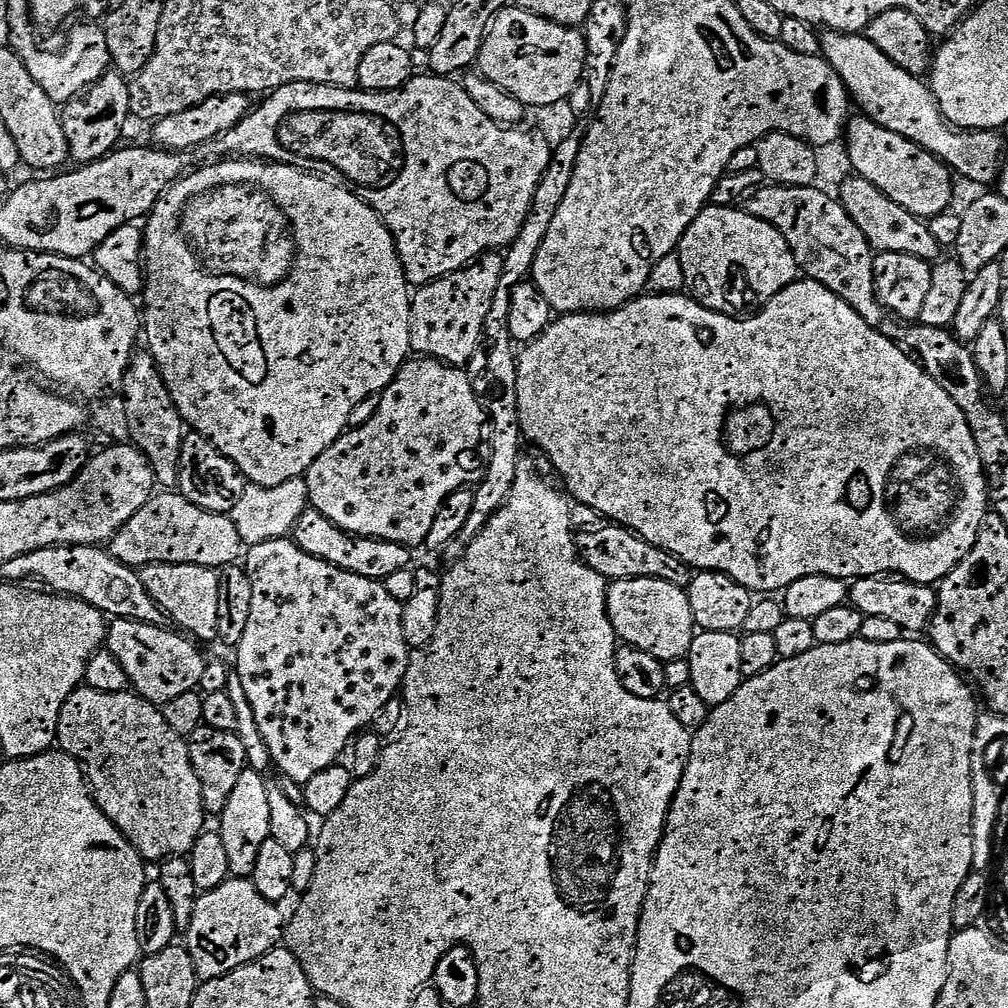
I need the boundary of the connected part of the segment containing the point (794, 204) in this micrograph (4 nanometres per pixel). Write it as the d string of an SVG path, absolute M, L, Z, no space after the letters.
M761 186L747 197L746 211L749 216L780 231L797 269L807 279L826 286L826 290L842 298L842 302L850 305L868 324L875 325L878 301L872 269L874 249L840 205L839 199L835 195L827 196L816 187Z

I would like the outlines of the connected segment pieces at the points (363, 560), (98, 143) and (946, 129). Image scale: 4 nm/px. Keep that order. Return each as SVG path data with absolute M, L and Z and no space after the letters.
M307 510L298 518L294 539L297 546L306 554L367 580L383 582L386 578L390 578L390 574L408 568L410 564L409 549L405 545L385 540L372 540L368 536L354 536L351 532L336 528L321 512L315 510Z
M115 70L104 73L104 77L96 84L91 84L88 91L77 96L62 108L62 123L65 142L68 144L69 157L80 166L95 163L107 156L121 143L120 127L130 120L129 83L125 77Z
M823 31L818 40L819 53L827 61L833 72L837 73L844 83L844 88L849 94L849 99L863 111L861 112L867 119L873 121L878 126L890 130L894 134L902 134L910 142L922 146L926 151L937 156L946 167L952 169L957 177L969 180L972 184L991 185L997 179L1002 157L1004 144L1000 141L1001 133L996 130L957 130L948 123L945 116L941 116L940 109L936 106L936 101L932 98L932 89L919 76L911 76L902 66L890 62L878 46L874 46L866 36L859 33L830 32Z

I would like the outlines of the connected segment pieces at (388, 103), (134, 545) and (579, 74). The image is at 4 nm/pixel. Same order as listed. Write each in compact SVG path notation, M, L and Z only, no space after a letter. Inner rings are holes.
M435 74L427 75L417 75L396 92L368 93L363 90L329 88L327 85L287 84L277 88L275 92L265 95L261 99L264 101L257 108L255 105L249 111L248 116L242 118L242 122L238 122L230 131L224 133L222 143L224 143L225 150L228 151L225 153L239 154L244 158L263 158L265 161L277 164L289 164L292 168L311 170L316 174L337 172L345 180L341 181L367 204L370 202L378 202L378 204L382 202L384 204L384 202L388 202L388 198L394 200L394 196L396 196L396 204L408 204L408 200L410 200L410 204L414 204L414 220L398 222L398 238L392 238L392 240L396 245L399 264L403 268L403 275L406 277L407 283L412 286L431 284L433 280L447 276L449 272L456 272L460 268L465 268L472 261L480 259L485 253L492 254L497 250L507 249L514 242L515 236L518 235L519 230L522 228L523 220L527 216L540 179L547 170L549 162L551 162L553 147L547 143L543 135L536 134L535 136L532 132L523 132L522 129L524 128L520 126L512 126L505 130L499 123L489 119L474 101L471 100L465 89L459 83L458 85L455 84L457 82L455 79ZM380 160L390 160L390 166L398 166L398 170L402 170L396 176L394 184L390 180L386 184L386 188L378 188L378 182L380 182L380 186L384 182L382 176L378 180L378 170L376 170Z
M164 490L153 495L146 506L116 532L110 541L110 553L113 560L132 570L161 564L193 564L223 570L235 565L239 556L241 559L242 543L227 515L202 510L179 491Z
M505 7L492 19L478 57L478 72L528 110L555 109L584 78L584 38L577 29L551 24L527 8Z

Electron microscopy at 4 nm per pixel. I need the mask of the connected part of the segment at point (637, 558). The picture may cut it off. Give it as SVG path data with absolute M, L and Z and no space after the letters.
M604 526L593 532L579 533L578 555L589 568L611 582L613 580L637 580L638 578L654 578L655 580L671 580L680 582L685 579L685 569L679 560L666 552L659 552L640 536L635 536L627 528Z

